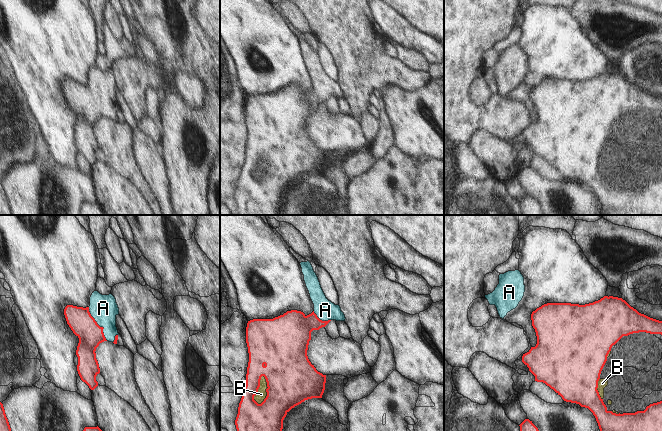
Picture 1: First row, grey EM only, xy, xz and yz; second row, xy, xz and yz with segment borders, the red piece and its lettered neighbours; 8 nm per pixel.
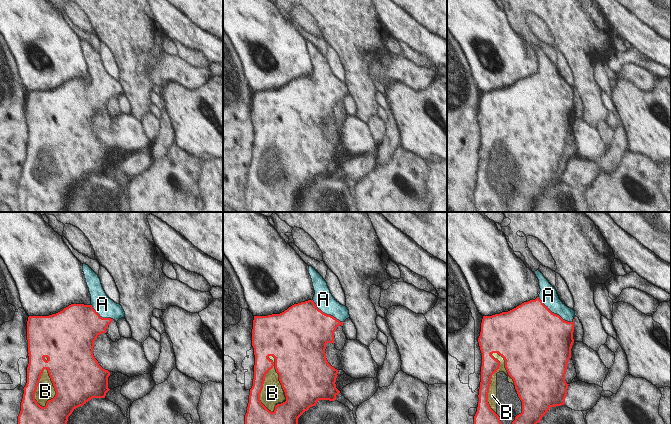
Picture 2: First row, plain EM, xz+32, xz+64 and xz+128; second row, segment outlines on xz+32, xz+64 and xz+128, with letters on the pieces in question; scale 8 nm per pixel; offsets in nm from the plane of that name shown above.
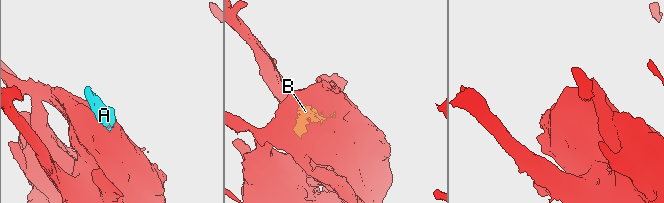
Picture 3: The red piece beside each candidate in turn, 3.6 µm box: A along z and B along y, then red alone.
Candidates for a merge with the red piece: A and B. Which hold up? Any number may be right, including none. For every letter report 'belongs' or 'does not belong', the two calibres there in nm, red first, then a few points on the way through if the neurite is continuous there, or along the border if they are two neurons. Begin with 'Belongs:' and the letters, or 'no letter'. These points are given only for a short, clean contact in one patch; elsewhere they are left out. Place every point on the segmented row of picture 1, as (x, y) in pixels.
Belongs: A, B
A: belongs | 200/220 nm | across xy (90, 334), (97, 324), (103, 308)
B: belongs | 320/80 nm

